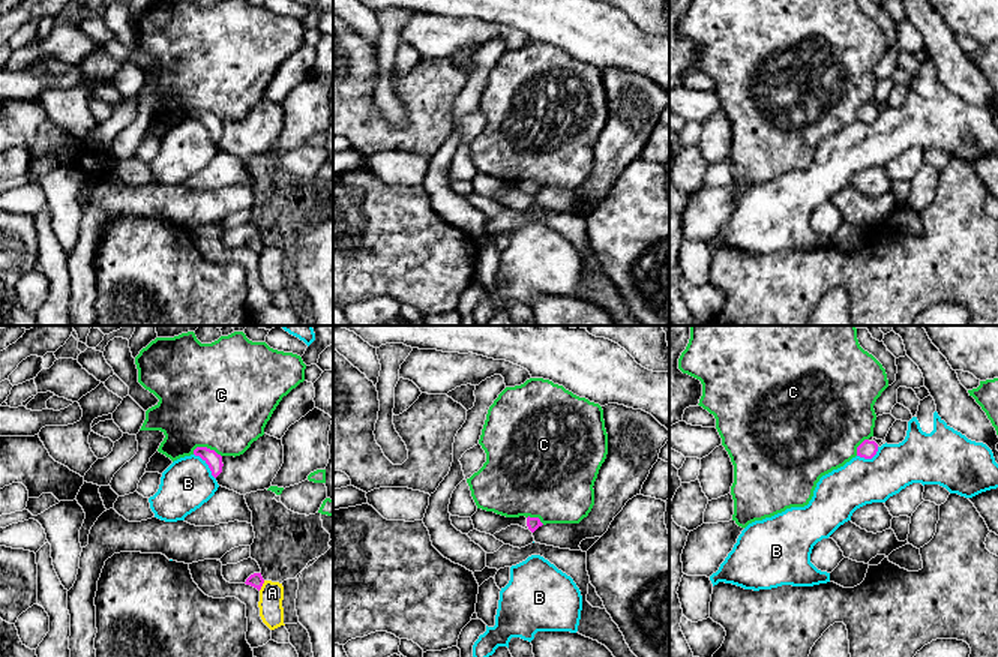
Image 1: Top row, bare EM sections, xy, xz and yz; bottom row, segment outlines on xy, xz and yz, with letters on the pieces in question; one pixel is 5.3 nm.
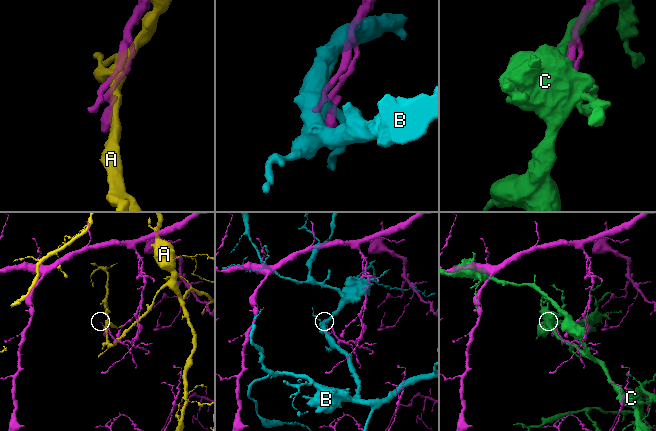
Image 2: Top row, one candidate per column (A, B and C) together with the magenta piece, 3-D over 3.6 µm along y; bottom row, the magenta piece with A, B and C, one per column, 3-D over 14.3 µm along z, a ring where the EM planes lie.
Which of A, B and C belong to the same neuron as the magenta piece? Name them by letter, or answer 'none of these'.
none of these

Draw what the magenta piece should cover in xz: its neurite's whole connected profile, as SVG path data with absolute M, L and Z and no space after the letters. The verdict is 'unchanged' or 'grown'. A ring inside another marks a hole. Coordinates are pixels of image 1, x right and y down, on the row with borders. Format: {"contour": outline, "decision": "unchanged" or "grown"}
{"contour": "M477 508L477 512L471 516L471 520L474 530L491 536L500 532L501 530L506 530L510 525L519 525L525 530L530 530L531 532L534 532L539 526L543 525L539 518L530 518L530 516L506 518L482 508Z", "decision": "grown"}

